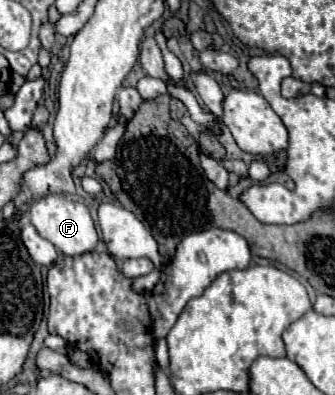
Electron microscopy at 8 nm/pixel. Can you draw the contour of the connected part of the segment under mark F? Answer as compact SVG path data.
M45 195L39 201L35 201L29 207L29 217L37 233L55 245L55 249L63 255L81 255L87 251L93 251L97 245L97 231L93 225L93 219L89 215L89 209L83 203L71 201L65 195Z

